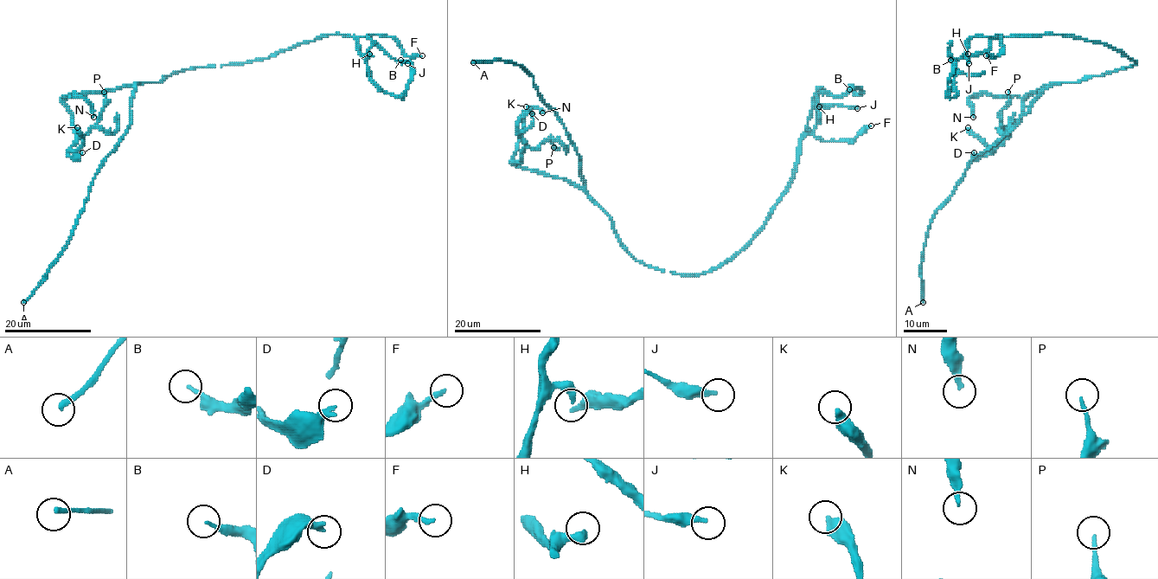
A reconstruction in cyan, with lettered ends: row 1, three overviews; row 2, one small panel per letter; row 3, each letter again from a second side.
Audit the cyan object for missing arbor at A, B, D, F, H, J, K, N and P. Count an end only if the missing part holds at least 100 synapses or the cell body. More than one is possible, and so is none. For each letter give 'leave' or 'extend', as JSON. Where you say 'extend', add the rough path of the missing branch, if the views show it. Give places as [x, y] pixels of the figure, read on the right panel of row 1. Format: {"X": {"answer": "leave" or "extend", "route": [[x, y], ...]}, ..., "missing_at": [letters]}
{"A": {"answer": "leave"}, "B": {"answer": "leave"}, "D": {"answer": "leave"}, "F": {"answer": "leave"}, "H": {"answer": "leave"}, "J": {"answer": "leave"}, "K": {"answer": "leave"}, "N": {"answer": "leave"}, "P": {"answer": "leave"}, "missing_at": []}

